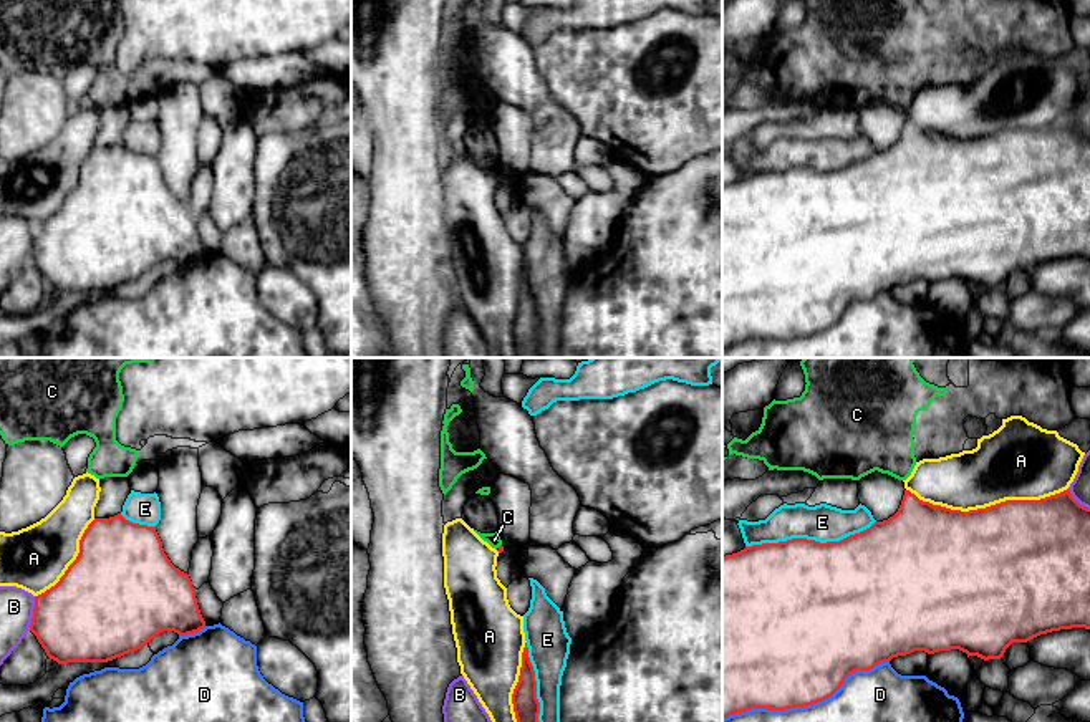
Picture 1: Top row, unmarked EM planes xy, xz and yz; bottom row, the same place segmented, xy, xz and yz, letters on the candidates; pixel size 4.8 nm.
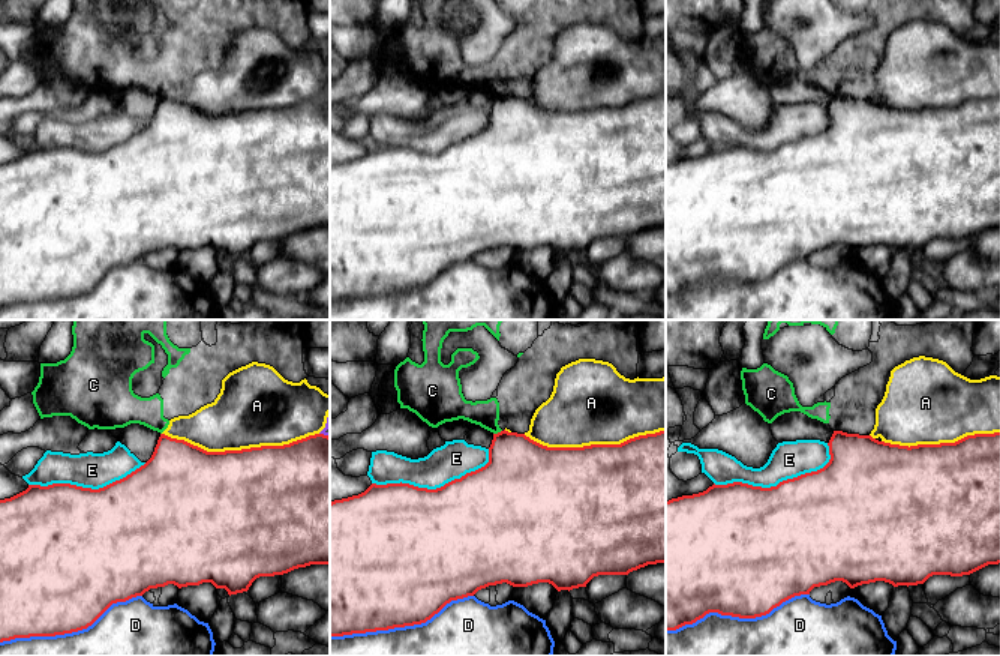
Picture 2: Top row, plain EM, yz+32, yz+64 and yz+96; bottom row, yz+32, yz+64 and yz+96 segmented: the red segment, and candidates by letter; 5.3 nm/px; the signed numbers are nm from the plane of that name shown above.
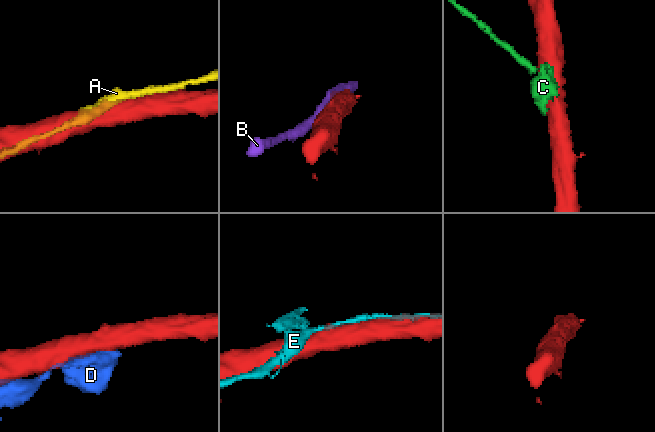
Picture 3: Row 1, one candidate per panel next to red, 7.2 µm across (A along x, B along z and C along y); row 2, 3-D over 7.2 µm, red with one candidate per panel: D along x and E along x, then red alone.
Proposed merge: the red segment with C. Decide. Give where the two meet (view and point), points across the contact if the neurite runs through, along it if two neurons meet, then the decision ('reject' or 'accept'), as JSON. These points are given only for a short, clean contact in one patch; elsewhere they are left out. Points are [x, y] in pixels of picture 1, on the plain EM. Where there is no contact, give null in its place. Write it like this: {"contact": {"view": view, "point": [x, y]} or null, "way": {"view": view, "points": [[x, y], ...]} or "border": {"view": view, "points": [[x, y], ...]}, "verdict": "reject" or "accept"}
{"contact": null, "verdict": "reject"}

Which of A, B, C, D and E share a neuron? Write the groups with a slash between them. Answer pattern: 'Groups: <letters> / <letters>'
Groups: A / B / C / D / E

